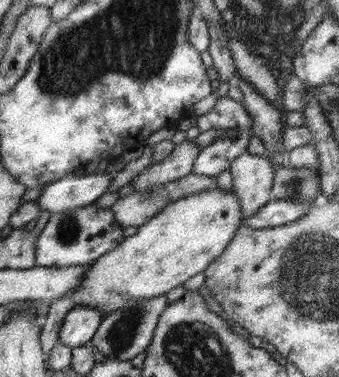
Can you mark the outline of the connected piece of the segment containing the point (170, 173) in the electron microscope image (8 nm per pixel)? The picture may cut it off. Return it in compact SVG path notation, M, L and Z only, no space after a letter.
M186 139L180 145L176 145L165 160L159 164L151 164L140 172L132 180L132 185L136 191L142 191L185 177L192 173L194 161L200 152L200 147L194 141Z

